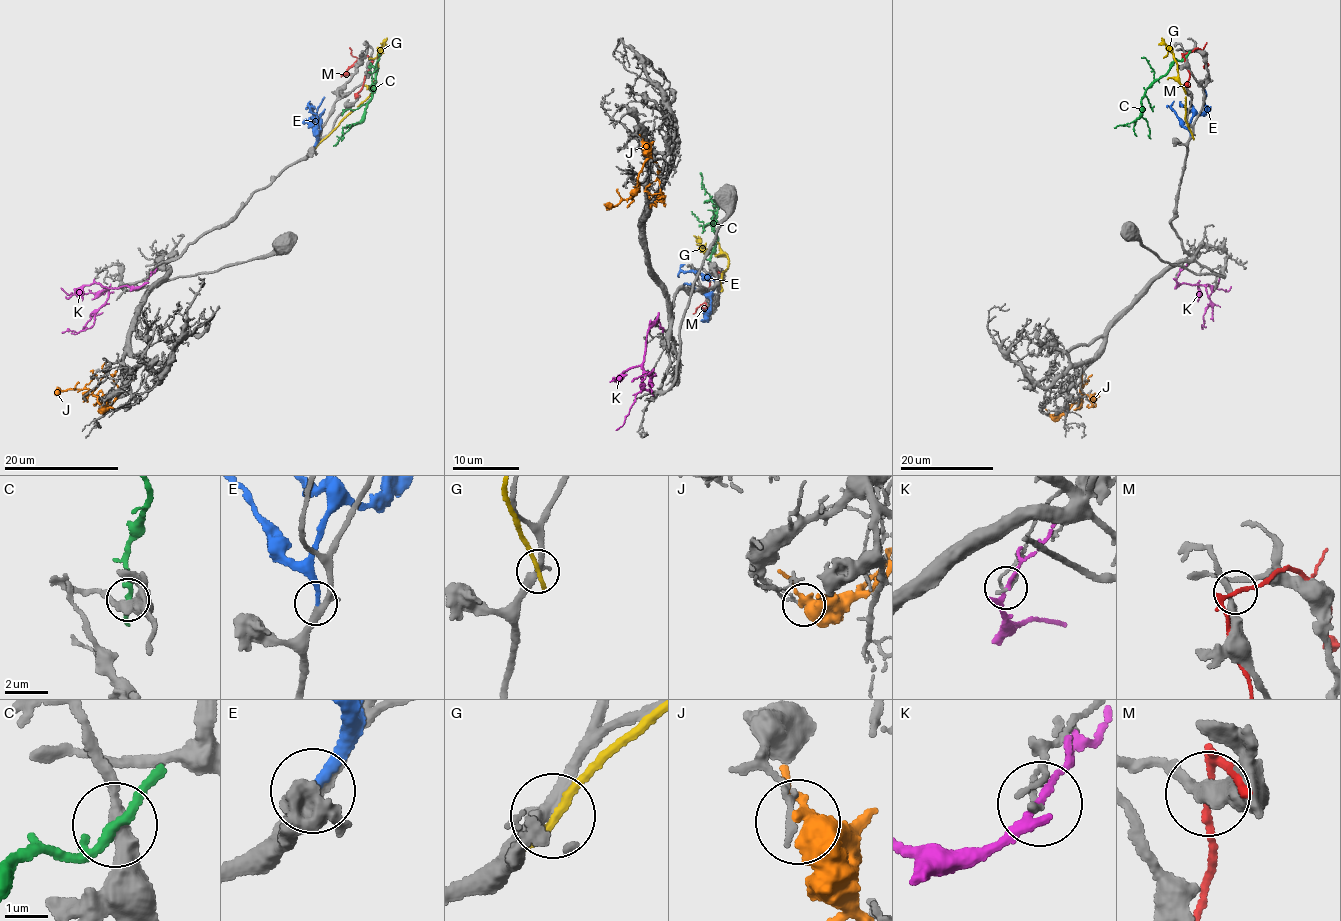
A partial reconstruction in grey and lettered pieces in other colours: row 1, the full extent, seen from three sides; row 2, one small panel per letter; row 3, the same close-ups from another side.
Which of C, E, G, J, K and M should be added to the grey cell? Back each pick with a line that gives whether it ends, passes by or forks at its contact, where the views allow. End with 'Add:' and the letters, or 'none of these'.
E: it ends
Add: E

